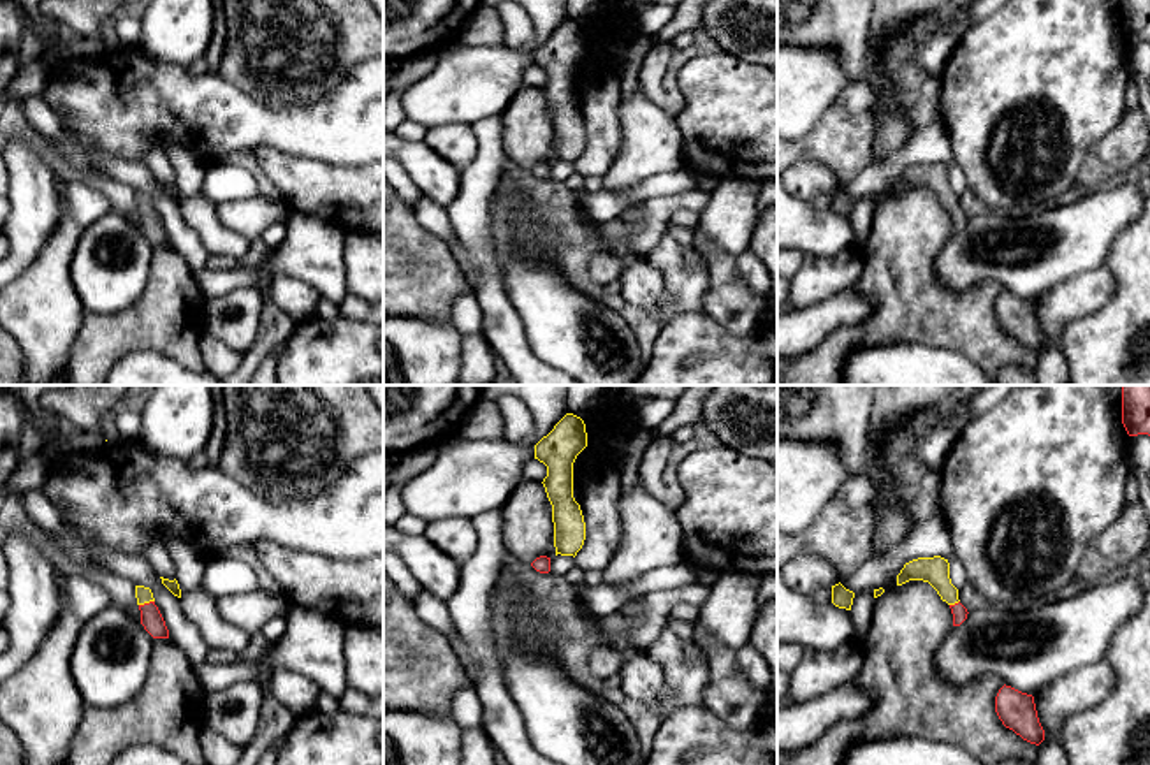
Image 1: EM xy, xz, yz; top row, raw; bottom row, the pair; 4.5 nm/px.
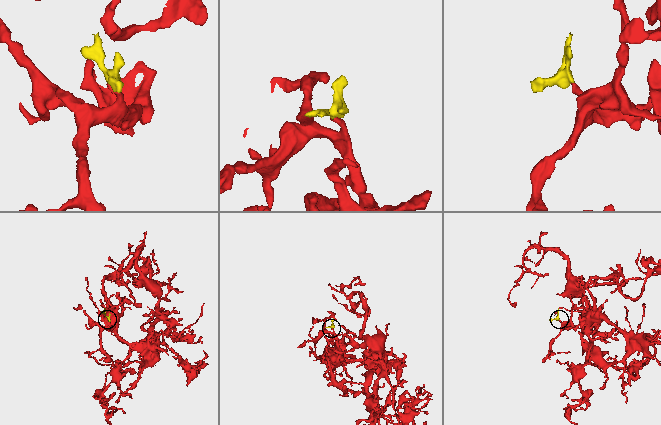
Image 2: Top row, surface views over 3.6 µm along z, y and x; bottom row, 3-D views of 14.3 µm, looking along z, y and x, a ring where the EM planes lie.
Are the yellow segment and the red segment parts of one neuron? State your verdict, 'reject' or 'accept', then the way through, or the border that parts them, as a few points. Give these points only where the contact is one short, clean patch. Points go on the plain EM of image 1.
accept; way xy (143, 201), (146, 208), (152, 225)

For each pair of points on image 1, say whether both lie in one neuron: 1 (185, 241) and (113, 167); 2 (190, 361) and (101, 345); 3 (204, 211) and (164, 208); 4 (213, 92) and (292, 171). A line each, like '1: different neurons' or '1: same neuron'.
1: same neuron
2: same neuron
3: different neurons
4: different neurons

